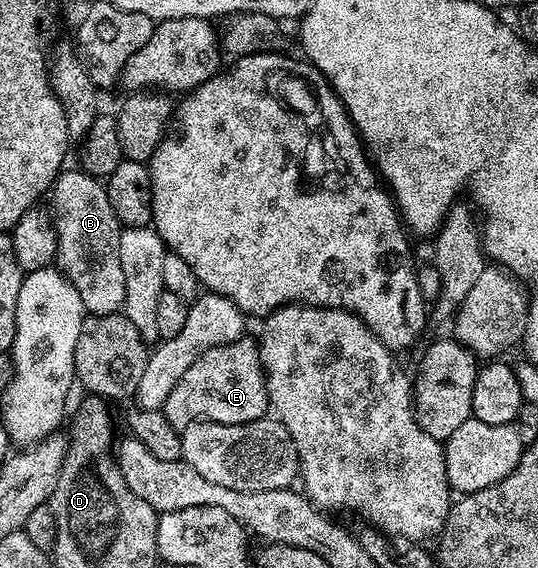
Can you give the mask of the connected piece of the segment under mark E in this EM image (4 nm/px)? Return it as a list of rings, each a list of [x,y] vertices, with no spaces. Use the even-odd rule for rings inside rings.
[[[243,336],[201,354],[196,364],[180,376],[180,384],[172,388],[172,396],[168,396],[164,409],[168,420],[178,431],[199,420],[244,424],[267,417],[266,376],[257,341],[253,337]]]

